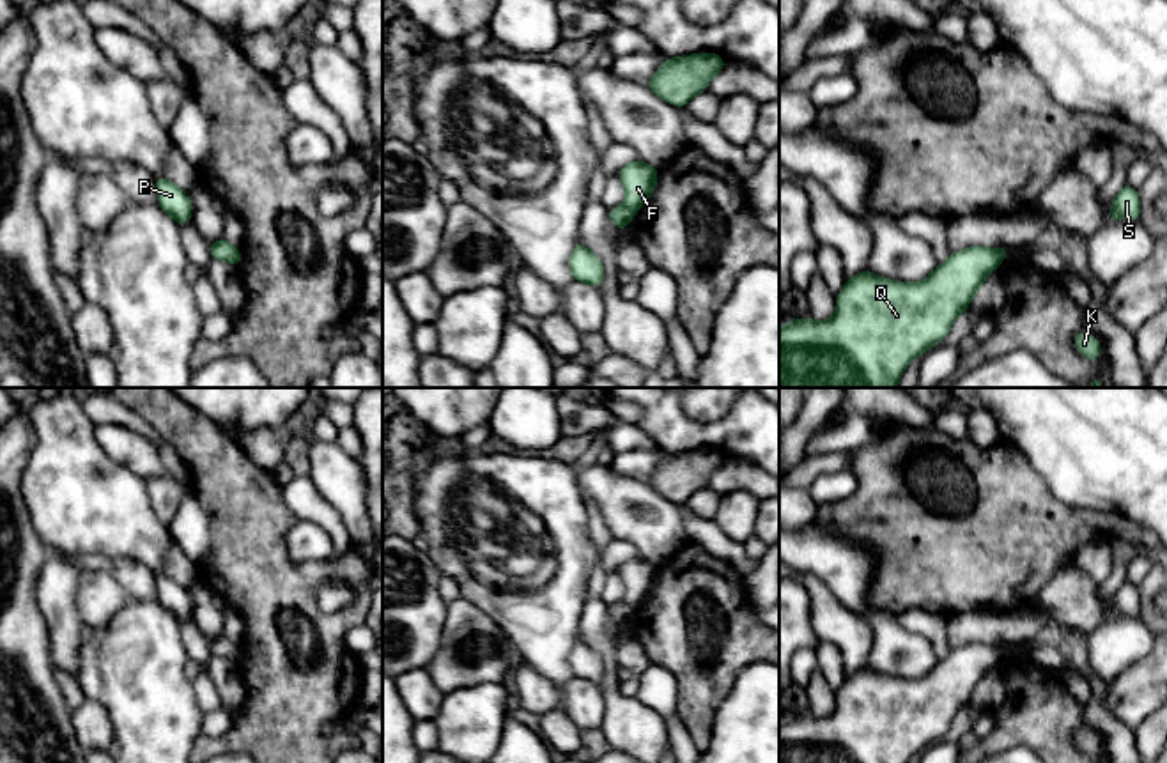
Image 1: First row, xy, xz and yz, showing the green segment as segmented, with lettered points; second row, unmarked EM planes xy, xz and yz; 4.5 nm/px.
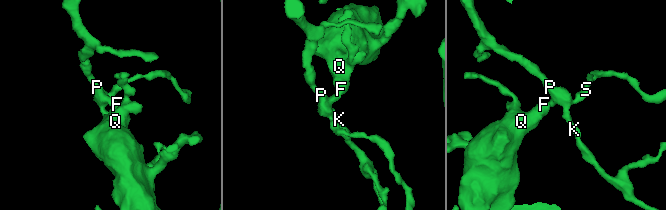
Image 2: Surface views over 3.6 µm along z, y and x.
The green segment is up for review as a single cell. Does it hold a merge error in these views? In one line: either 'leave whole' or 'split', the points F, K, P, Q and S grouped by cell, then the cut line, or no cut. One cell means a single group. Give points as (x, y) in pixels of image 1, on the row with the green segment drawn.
split; groups F Q / K P S; cut xz (624, 202), (636, 211)

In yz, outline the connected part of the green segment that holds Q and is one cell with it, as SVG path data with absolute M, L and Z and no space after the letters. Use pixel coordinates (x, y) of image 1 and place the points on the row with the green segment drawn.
M970 246L951 253L921 283L861 271L836 296L832 319L815 322L802 317L779 328L779 388L896 388L907 365L947 336L954 319L997 267L993 250Z

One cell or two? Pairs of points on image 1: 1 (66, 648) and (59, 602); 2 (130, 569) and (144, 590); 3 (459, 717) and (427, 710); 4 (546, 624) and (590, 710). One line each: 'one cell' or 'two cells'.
1: one cell
2: one cell
3: two cells
4: two cells

